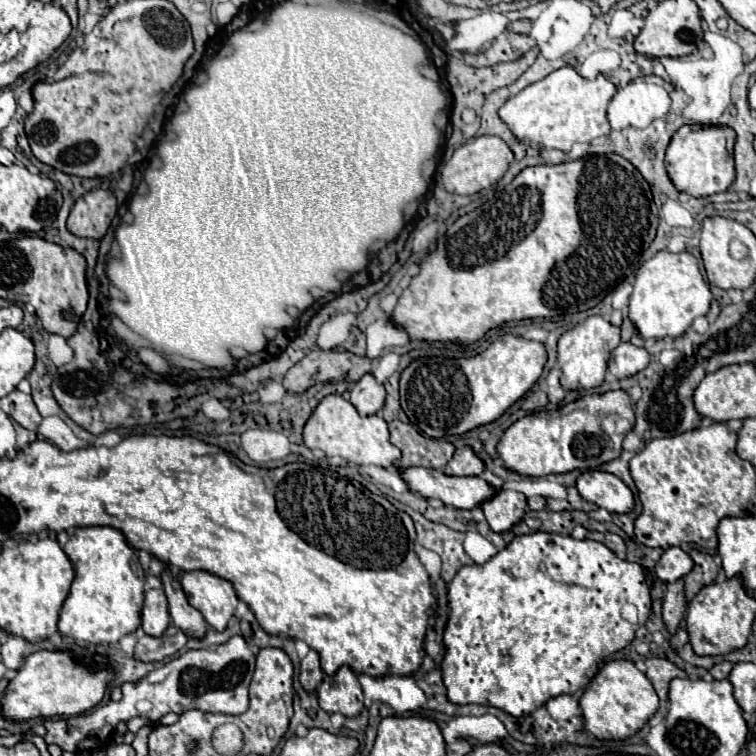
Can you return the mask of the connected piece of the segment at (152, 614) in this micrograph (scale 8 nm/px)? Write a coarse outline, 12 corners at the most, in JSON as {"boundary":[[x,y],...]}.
{"boundary":[[147,590],[141,628],[161,636],[169,626],[163,590]]}

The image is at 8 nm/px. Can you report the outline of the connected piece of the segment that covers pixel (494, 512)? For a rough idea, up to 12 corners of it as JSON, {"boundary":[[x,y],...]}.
{"boundary":[[499,488],[483,506],[495,532],[527,510],[525,494]]}

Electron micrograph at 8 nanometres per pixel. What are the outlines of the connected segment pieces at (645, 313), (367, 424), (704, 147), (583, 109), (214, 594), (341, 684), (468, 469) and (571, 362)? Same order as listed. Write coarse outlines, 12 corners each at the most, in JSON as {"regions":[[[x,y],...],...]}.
{"regions":[[[659,250],[637,272],[641,338],[677,338],[709,312],[697,258]],[[325,396],[303,442],[327,456],[389,468],[399,448],[387,422]],[[681,126],[667,174],[697,198],[735,182],[729,126]],[[571,66],[529,84],[499,118],[535,150],[609,134],[615,84]],[[205,570],[183,572],[189,604],[225,630],[239,602],[233,584]],[[349,666],[325,676],[317,688],[329,714],[357,716],[365,706]],[[471,446],[455,450],[445,472],[481,476],[485,464]],[[589,316],[559,338],[561,386],[603,384],[619,328]]]}

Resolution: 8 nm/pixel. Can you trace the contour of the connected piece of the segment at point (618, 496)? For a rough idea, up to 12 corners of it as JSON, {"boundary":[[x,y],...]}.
{"boundary":[[587,470],[577,490],[609,512],[629,512],[633,492],[613,474]]}

